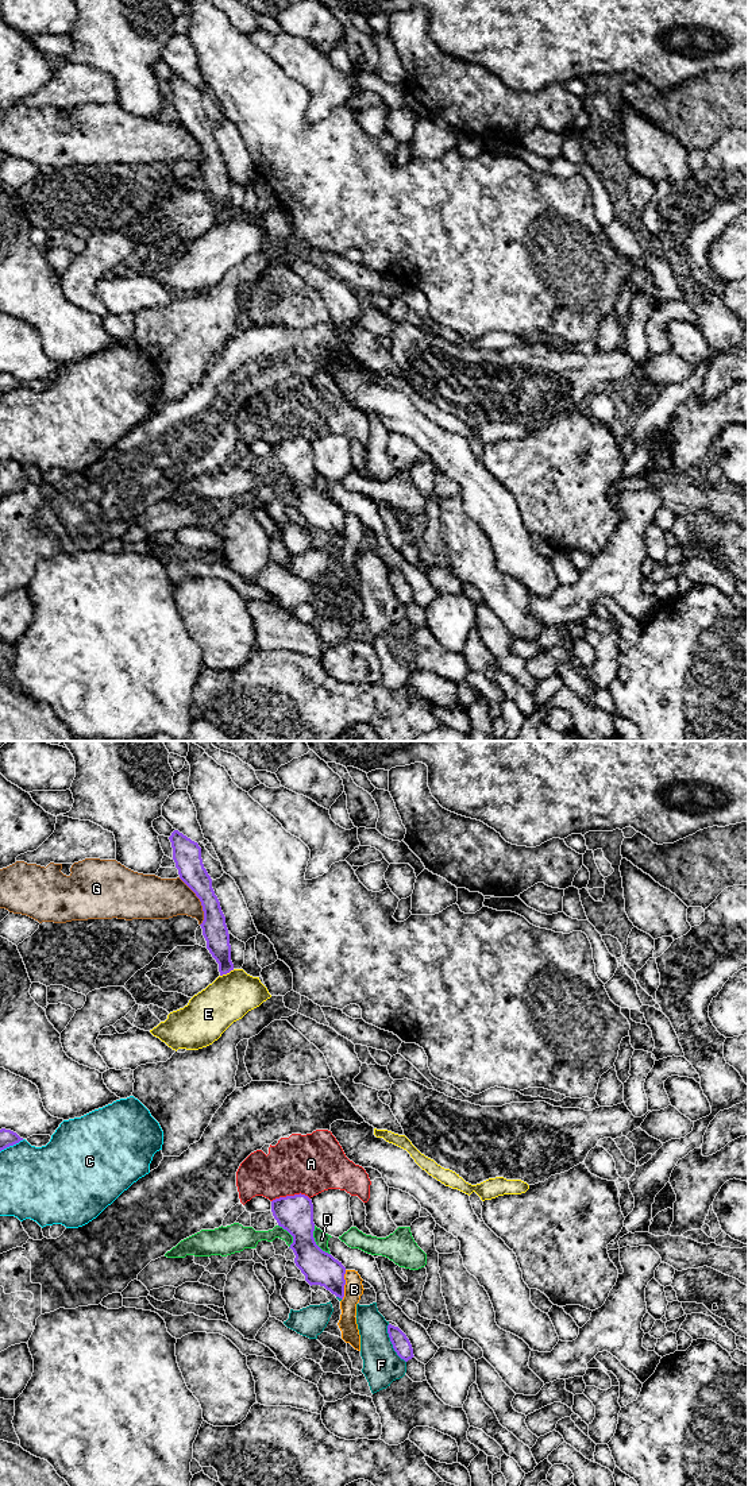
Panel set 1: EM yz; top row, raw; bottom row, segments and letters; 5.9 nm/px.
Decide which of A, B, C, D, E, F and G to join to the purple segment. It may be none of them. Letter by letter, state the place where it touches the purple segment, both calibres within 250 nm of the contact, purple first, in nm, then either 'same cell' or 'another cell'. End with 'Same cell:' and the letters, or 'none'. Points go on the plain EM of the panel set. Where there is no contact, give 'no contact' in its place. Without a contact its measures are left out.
A: contact yz (290, 440); calibres 220 and 360 nm; another cell
B: contact yz (344, 528); calibres 200 and 110 nm; another cell
C: contact yz (11, 389); calibres 100 and 400 nm; another cell
D: contact yz (315, 486); calibres 220 and 80 nm; another cell
E: contact yz (227, 216); calibres 140 and 280 nm; another cell
F: contact yz (392, 587); calibres 110 and 220 nm; another cell
G: contact yz (200, 145); calibres 160 and 240 nm; another cell
Same cell: none

